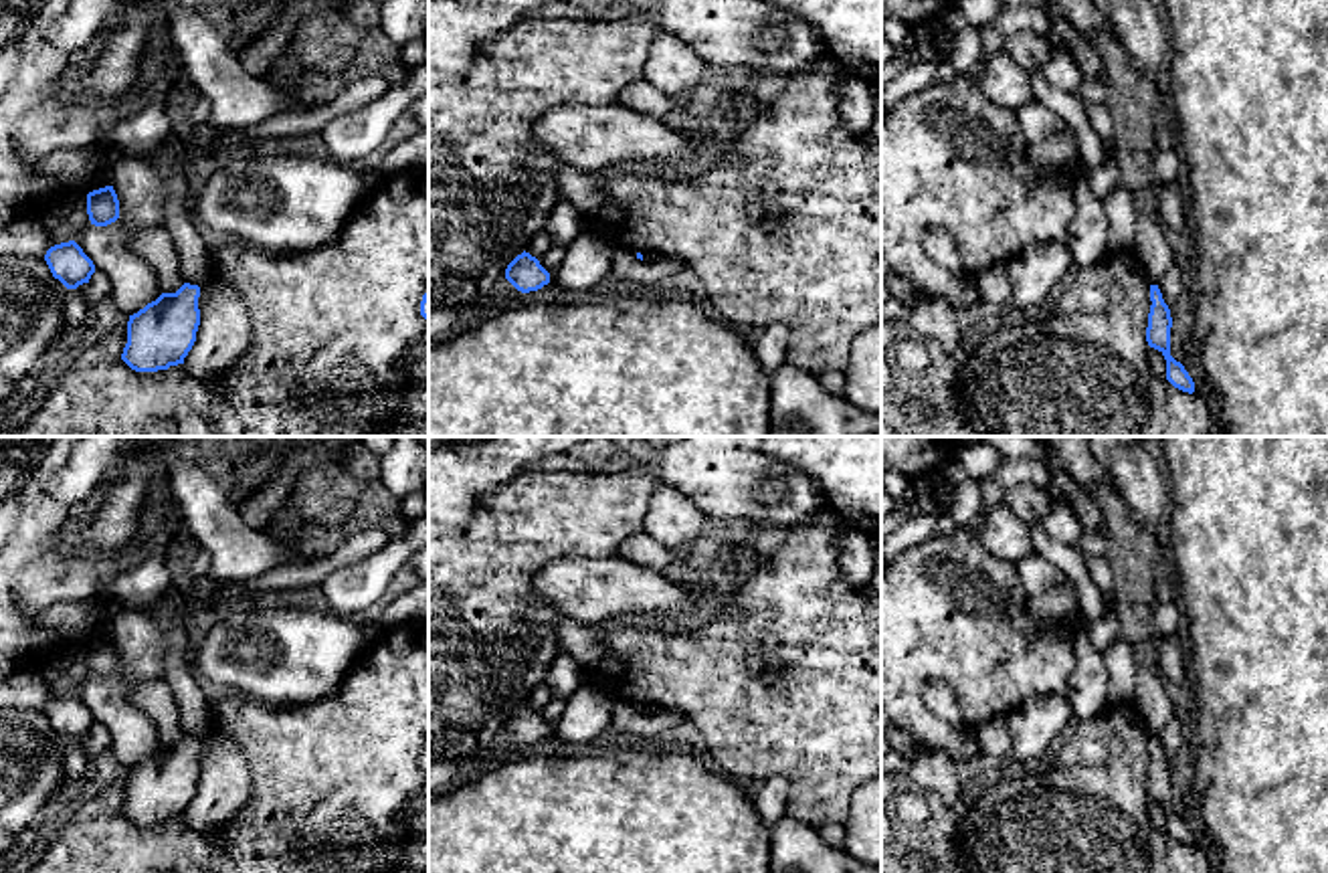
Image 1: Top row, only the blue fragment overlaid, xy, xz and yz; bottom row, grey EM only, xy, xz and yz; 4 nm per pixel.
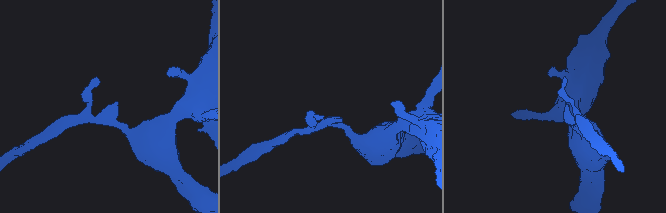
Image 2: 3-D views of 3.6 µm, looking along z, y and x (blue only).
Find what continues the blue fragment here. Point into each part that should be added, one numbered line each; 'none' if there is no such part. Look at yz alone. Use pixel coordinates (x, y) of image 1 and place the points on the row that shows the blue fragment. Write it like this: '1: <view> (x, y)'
none

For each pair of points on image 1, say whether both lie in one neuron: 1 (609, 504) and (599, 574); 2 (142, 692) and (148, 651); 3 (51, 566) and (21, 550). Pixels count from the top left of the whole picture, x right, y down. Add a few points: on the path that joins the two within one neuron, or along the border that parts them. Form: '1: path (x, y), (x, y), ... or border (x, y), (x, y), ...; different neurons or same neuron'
1: border (613, 554), (564, 554), (554, 562); different neurons
2: border (138, 677), (128, 686), (128, 698), (154, 726); different neurons
3: border (51, 548), (21, 570); different neurons

